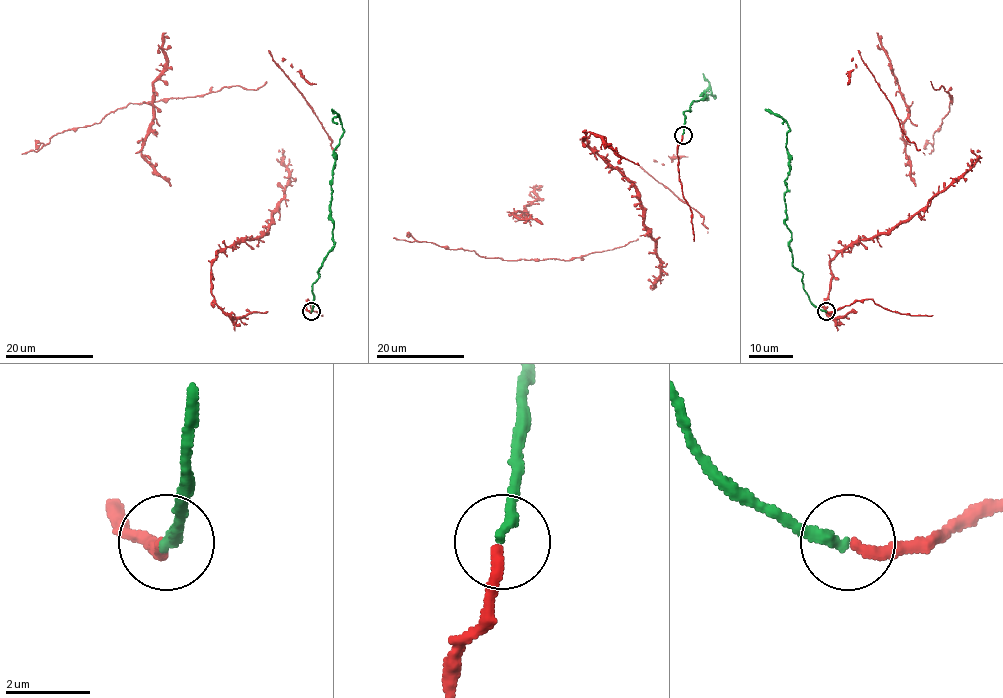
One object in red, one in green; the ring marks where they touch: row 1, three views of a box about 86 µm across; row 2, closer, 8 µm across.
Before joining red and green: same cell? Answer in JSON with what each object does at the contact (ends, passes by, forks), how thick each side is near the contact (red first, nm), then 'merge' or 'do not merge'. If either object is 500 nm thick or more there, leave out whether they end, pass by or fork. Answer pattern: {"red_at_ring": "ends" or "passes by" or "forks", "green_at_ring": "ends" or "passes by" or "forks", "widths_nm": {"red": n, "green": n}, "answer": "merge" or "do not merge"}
{"red_at_ring": "ends", "green_at_ring": "ends", "widths_nm": {"red": 280, "green": 280}, "answer": "merge"}

